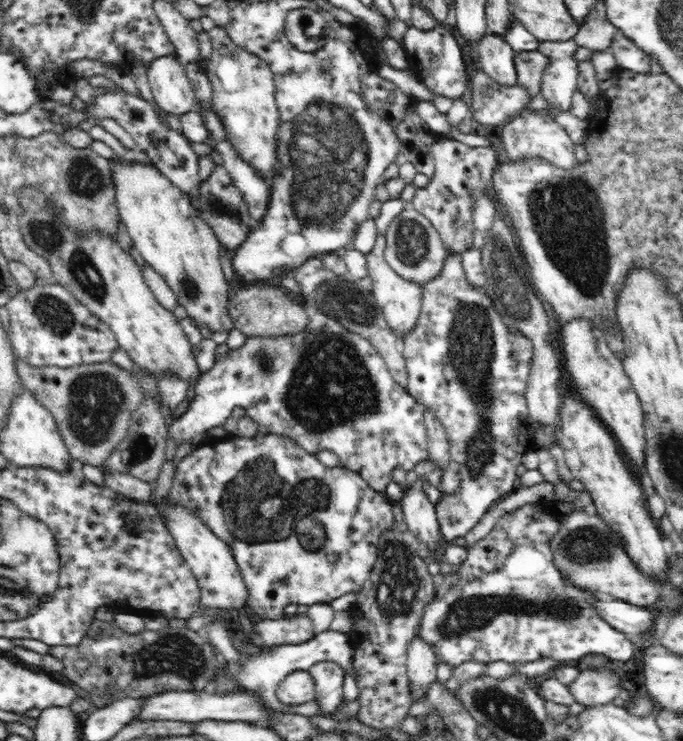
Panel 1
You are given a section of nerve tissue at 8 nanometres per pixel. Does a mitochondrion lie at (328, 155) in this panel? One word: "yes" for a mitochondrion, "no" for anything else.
yes

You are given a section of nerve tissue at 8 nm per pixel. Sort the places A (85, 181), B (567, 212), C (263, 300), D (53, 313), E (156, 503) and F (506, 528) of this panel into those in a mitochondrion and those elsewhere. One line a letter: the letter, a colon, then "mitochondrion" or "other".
A: mitochondrion
B: mitochondrion
C: other
D: mitochondrion
E: other
F: other

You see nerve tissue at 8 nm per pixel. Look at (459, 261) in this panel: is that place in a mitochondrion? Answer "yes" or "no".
no

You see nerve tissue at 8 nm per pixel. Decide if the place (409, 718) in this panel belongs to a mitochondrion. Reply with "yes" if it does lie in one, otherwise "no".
no

